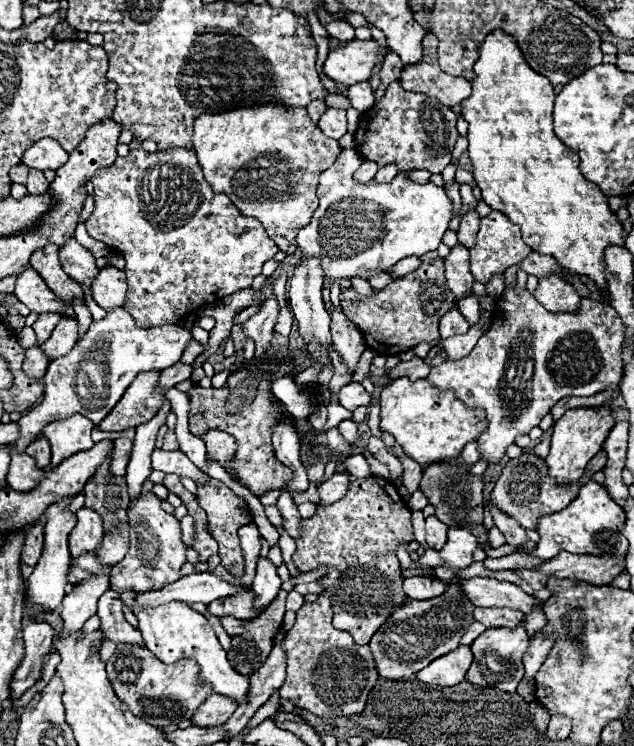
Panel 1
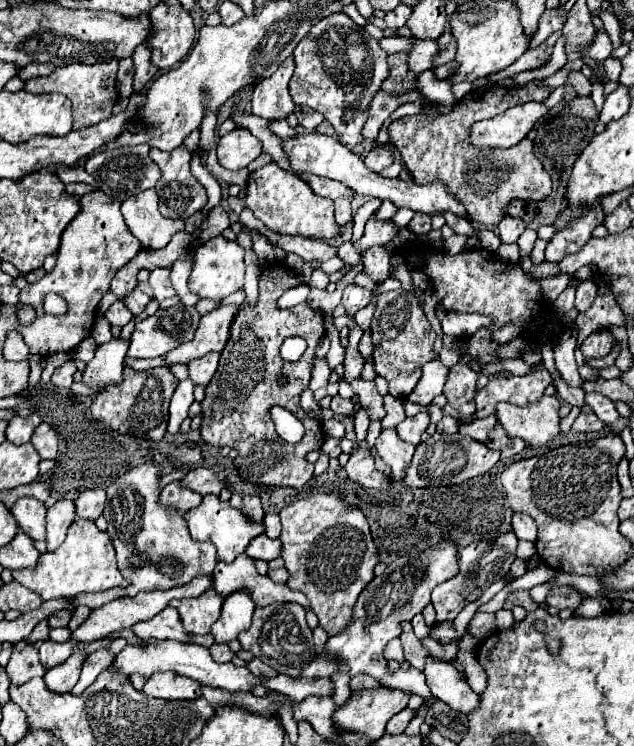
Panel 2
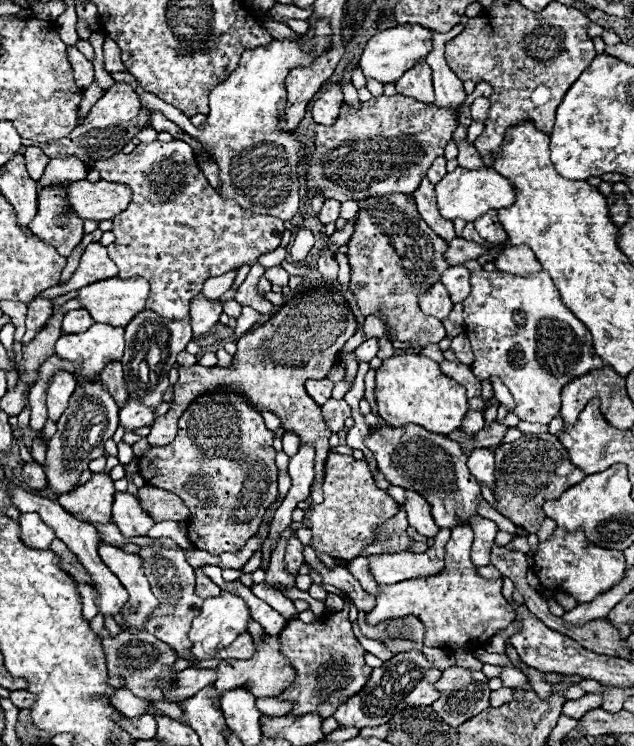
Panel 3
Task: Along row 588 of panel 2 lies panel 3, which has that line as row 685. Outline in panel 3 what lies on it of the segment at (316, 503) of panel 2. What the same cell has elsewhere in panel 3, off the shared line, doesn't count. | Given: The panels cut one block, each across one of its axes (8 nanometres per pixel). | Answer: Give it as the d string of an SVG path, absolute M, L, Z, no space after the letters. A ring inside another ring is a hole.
M347 602L340 612L330 614L328 618L316 618L314 623L304 623L298 618L290 620L280 632L280 644L282 654L288 656L296 670L294 686L280 696L280 700L294 700L290 714L302 716L306 712L318 712L328 718L370 678L372 668L364 664L364 648L352 632Z

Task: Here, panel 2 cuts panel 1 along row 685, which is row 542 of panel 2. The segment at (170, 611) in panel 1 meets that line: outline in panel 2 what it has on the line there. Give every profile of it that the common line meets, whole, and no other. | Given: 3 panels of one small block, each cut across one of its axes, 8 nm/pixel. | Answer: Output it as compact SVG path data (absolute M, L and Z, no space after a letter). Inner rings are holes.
M206 494L202 498L202 504L186 514L186 522L188 522L190 536L194 540L210 540L218 550L218 560L222 560L222 562L234 560L238 554L242 554L246 550L246 546L252 538L256 538L258 534L264 532L264 524L250 522L240 510L232 508L228 502L220 502L218 496L212 496L212 494Z

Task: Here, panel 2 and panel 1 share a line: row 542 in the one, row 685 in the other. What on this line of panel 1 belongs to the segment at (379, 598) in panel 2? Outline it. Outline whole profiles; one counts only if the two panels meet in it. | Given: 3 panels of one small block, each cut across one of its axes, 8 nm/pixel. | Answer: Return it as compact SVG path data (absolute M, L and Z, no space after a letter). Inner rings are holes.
M458 646L454 652L432 660L426 668L416 672L414 676L426 684L438 686L454 686L460 684L472 664L472 652L468 646Z

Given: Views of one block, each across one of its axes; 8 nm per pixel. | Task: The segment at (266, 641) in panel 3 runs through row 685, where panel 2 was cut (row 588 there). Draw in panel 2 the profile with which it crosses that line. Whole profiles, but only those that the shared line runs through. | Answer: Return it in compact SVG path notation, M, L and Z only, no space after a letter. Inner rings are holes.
M240 554L234 562L218 562L214 568L214 590L220 596L230 596L230 592L248 592L258 608L276 602L298 602L308 608L308 598L288 588L286 584L276 584L270 576L262 576L254 568L254 560Z

